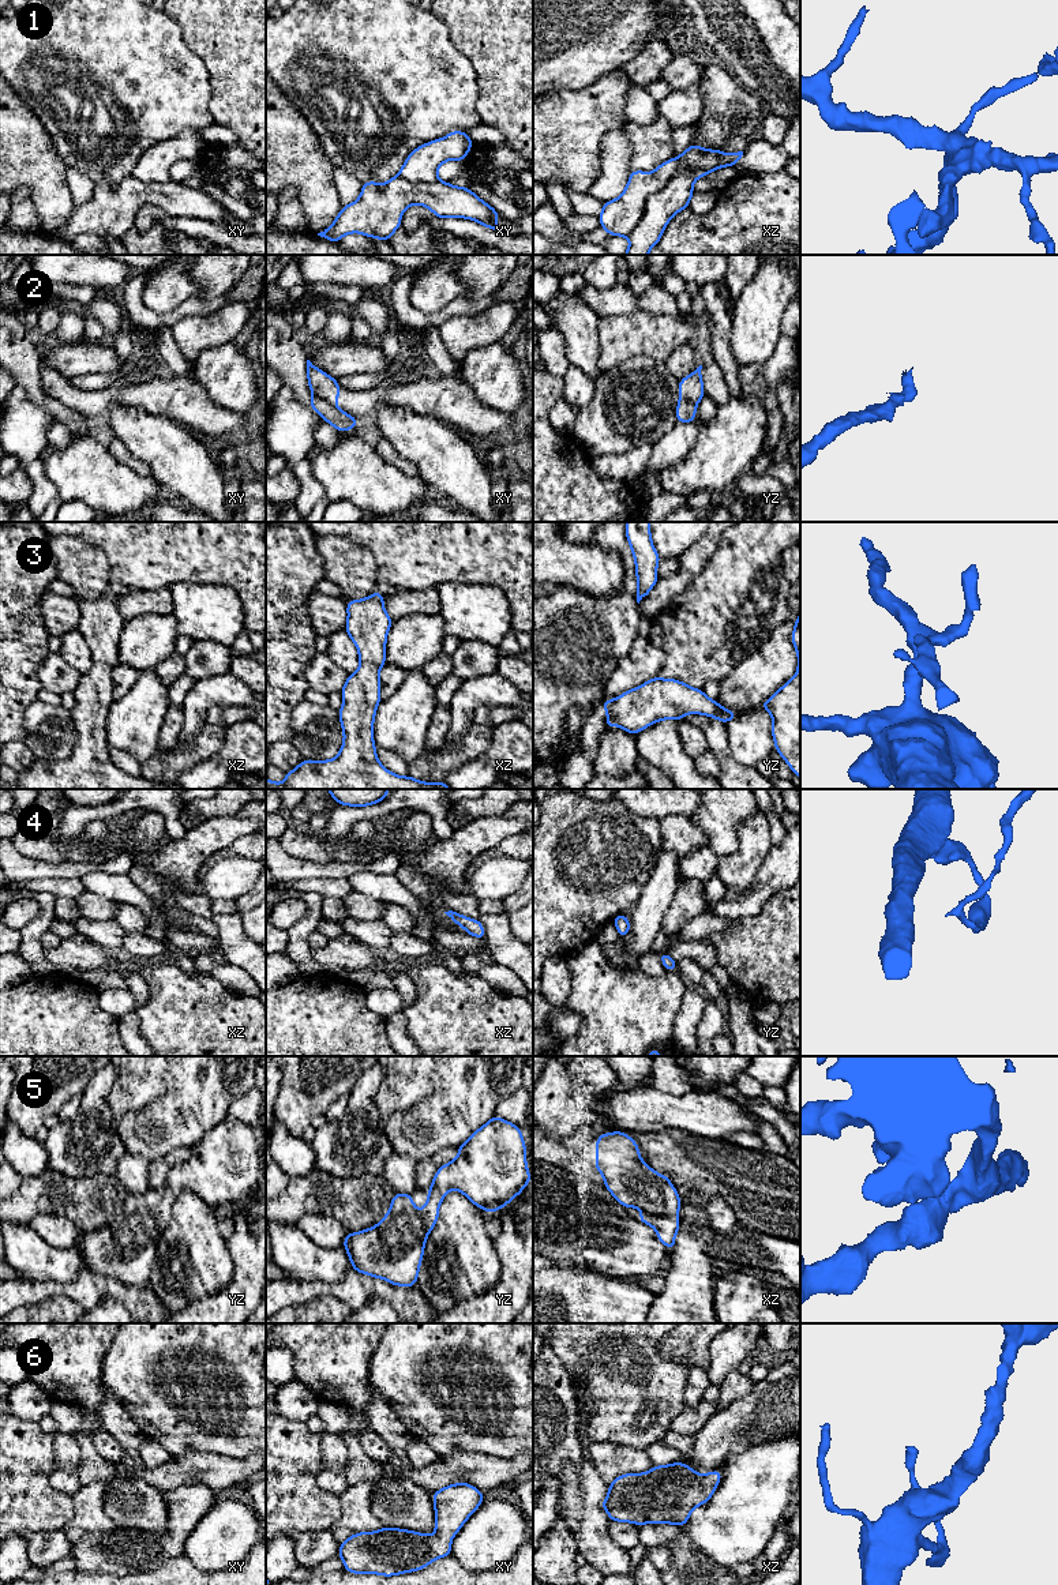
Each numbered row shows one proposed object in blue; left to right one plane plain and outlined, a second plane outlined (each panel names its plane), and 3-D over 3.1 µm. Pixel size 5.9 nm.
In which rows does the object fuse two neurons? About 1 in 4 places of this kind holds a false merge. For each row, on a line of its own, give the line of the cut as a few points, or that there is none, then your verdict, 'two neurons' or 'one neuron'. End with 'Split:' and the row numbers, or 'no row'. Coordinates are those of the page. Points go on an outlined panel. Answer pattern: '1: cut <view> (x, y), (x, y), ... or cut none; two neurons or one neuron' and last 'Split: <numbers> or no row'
1: cut xz (676, 158), (682, 166), (649, 196), (641, 220), (627, 236); two neurons
2: cut xy (315, 395), (336, 408); two neurons
3: cut yz (615, 699), (607, 712); two neurons
4: cut xz (480, 923), (469, 923), (465, 930); two neurons
5: cut none; one neuron
6: cut none; one neuron
Split: 1, 2, 3, 4

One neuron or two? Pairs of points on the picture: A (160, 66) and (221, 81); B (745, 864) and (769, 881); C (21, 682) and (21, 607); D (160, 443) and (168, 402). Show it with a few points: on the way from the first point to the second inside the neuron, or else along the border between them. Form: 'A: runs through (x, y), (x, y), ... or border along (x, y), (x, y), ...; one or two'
A: border along (192, 51), (209, 74), (210, 111); two
B: border along (771, 848), (757, 875), (746, 887), (730, 887); two
C: runs through (21, 663), (22, 631), (18, 626); one
D: border along (135, 405), (183, 424), (194, 432); two

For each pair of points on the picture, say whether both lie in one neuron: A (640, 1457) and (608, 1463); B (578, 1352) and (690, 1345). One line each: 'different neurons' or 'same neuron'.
A: same neuron
B: different neurons

